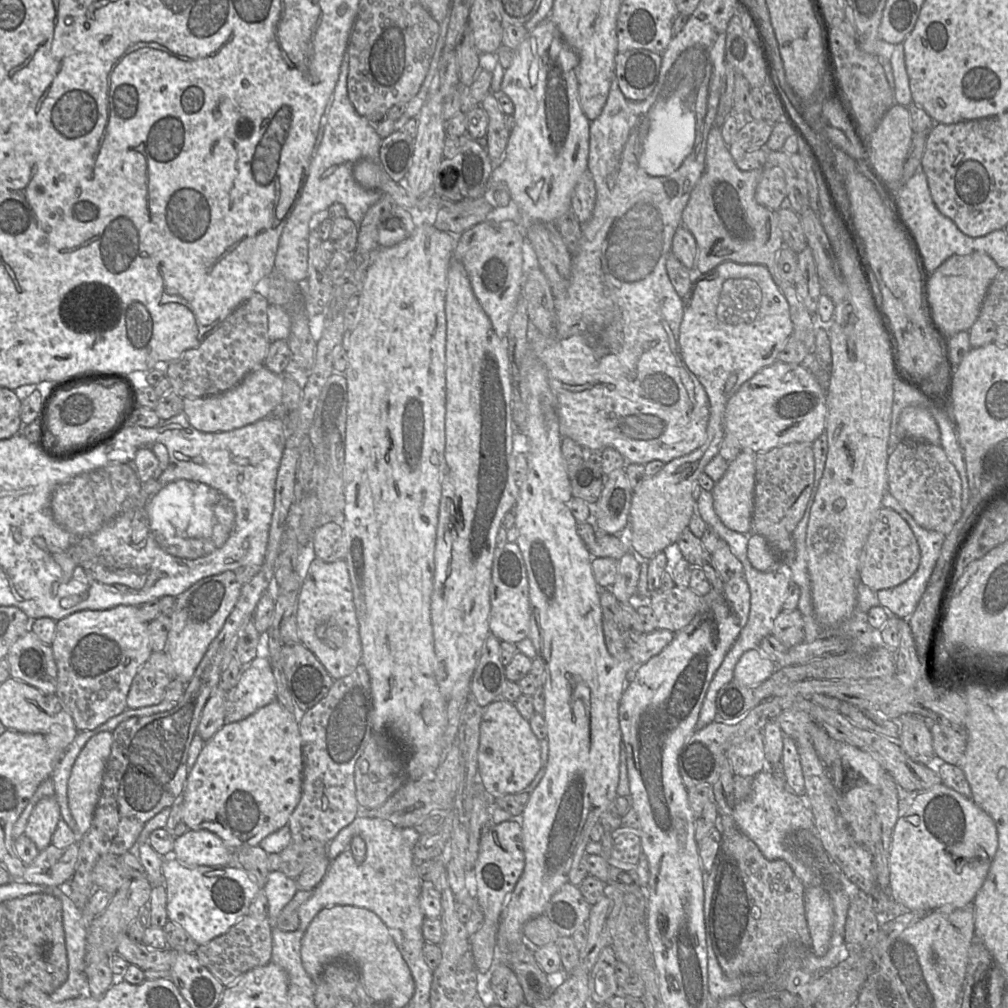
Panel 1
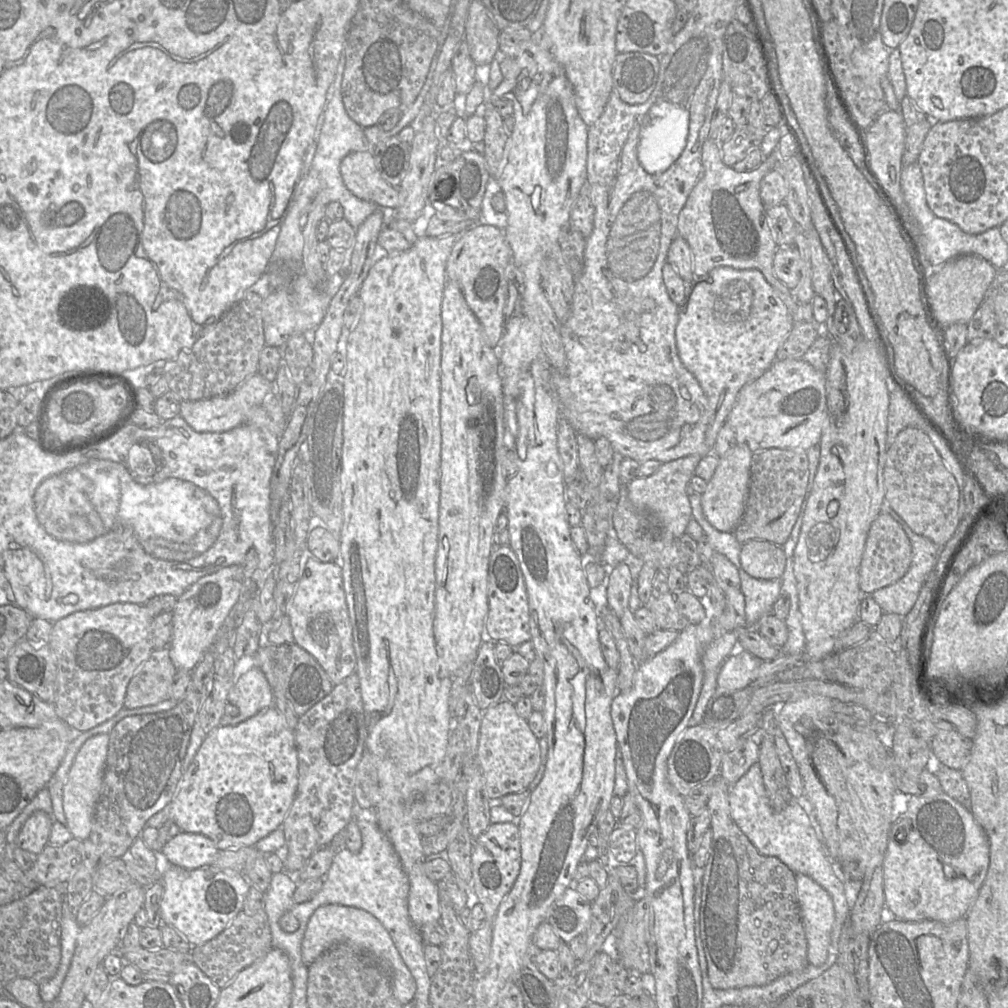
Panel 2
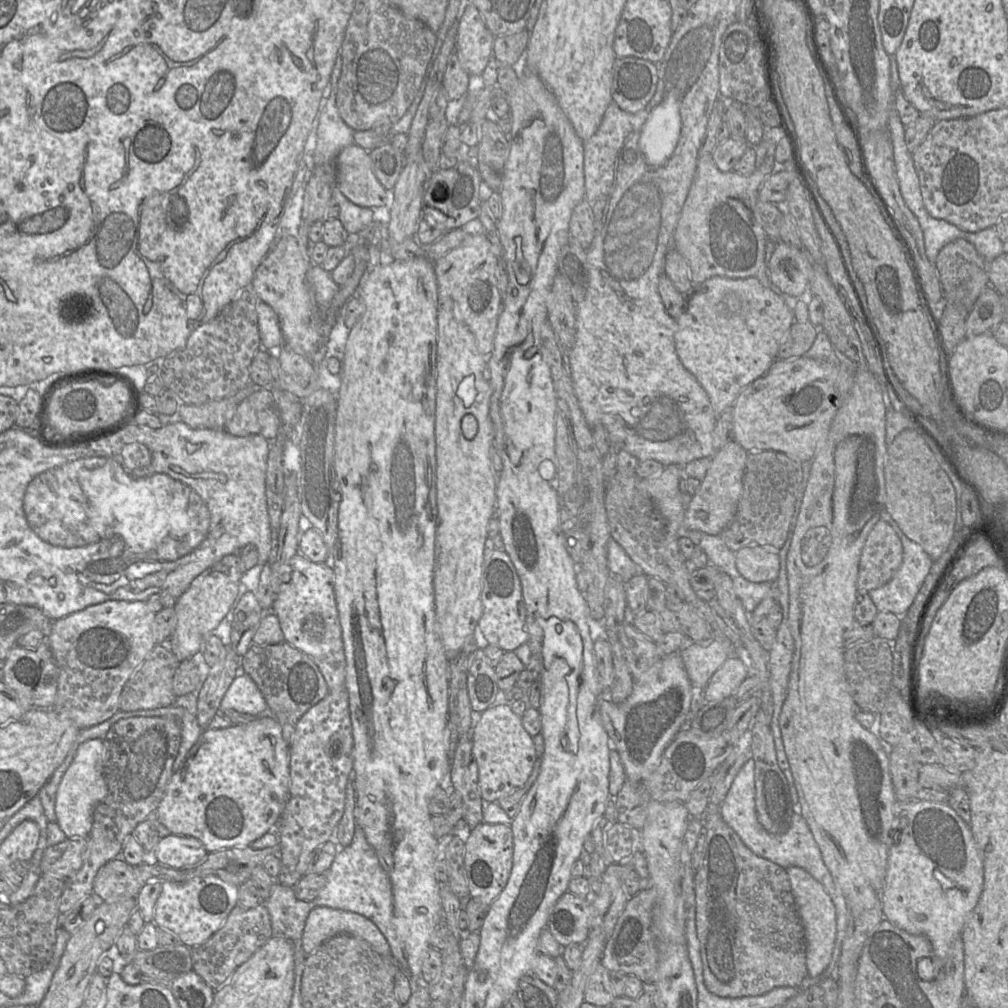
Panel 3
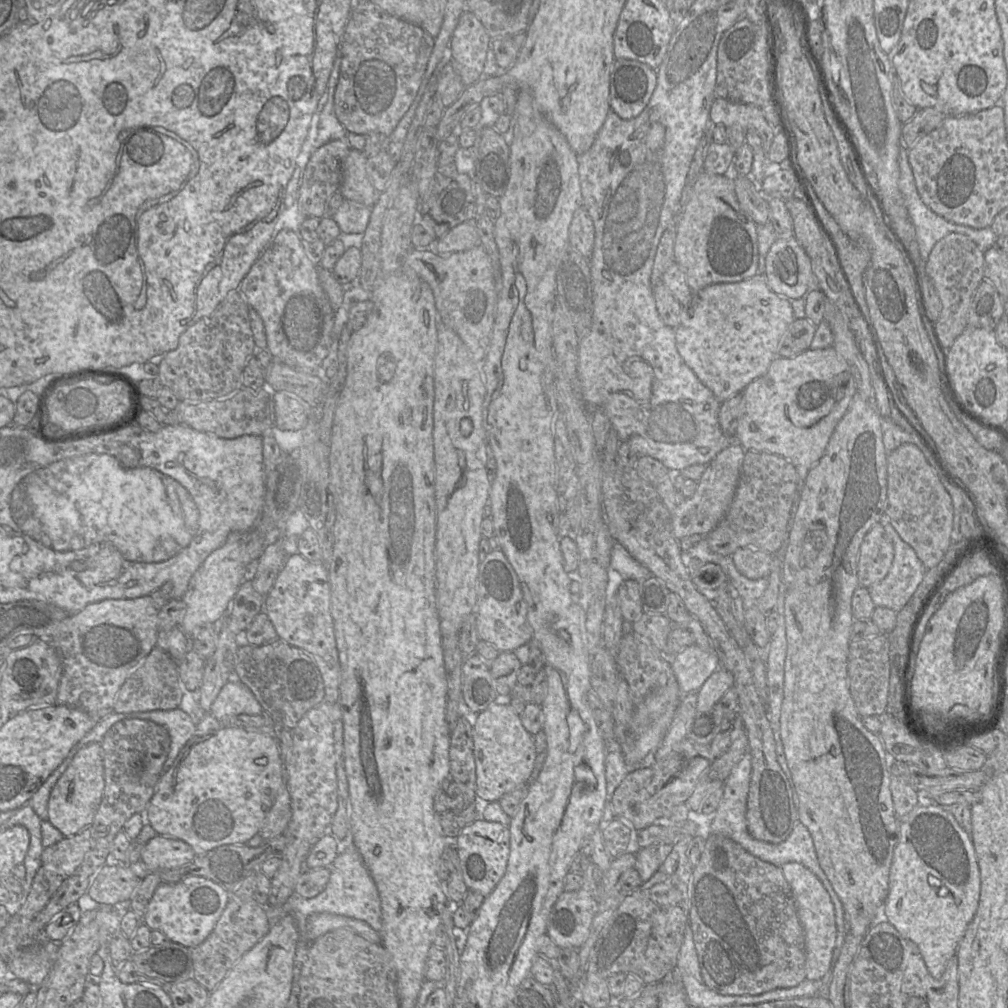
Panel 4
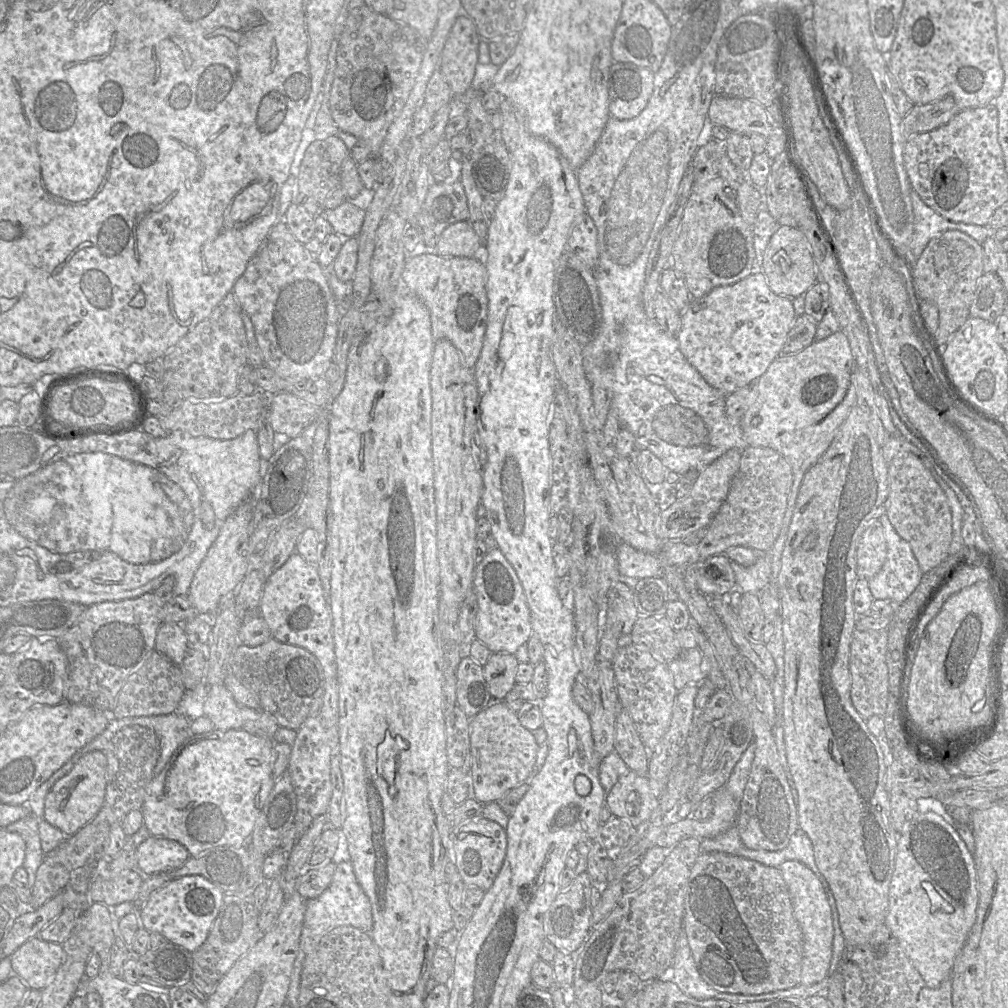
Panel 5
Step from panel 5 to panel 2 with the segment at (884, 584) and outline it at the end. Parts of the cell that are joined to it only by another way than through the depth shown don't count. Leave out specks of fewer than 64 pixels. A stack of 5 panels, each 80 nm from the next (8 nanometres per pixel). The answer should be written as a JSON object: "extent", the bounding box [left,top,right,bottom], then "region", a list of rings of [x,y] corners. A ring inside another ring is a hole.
{"extent":[871,522,941,615],"region":[[[904,522],[902,529],[910,540],[912,560],[908,571],[895,583],[874,591],[871,596],[884,613],[907,615],[914,606],[920,589],[936,564],[941,546],[918,535]]]}

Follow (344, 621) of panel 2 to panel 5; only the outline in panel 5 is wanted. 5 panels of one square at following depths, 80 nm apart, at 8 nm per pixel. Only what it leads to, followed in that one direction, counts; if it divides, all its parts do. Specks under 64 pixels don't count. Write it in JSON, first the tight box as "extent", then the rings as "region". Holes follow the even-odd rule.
{"extent":[259,552,339,727],"region":[[[293,552],[287,561],[267,578],[259,604],[259,615],[267,623],[273,639],[284,644],[302,647],[317,658],[324,673],[324,696],[319,717],[325,727],[336,726],[339,694],[333,624],[329,600],[325,597],[317,566],[307,563],[298,553]]]}

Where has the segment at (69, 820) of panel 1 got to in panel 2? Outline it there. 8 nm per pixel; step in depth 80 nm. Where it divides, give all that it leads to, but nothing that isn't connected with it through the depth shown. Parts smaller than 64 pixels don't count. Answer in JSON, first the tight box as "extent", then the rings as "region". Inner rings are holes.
{"extent":[46,738,78,825],"region":[[[72,738],[63,760],[46,786],[52,803],[52,817],[64,825],[66,817],[63,810],[63,787],[78,751],[78,740]]]}

